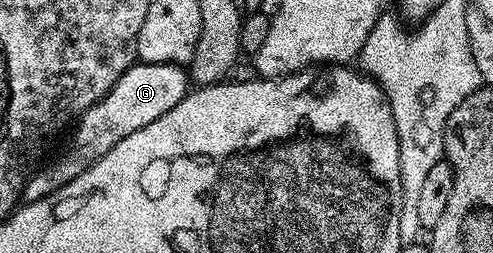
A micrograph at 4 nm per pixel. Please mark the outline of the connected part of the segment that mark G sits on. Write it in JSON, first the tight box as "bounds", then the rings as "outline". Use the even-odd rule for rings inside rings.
{"bounds":[23,63,190,200],"outline":[[[133,63],[122,74],[122,78],[114,82],[112,89],[75,121],[68,149],[57,160],[50,161],[48,165],[45,163],[33,171],[24,185],[23,199],[41,200],[54,194],[54,190],[66,186],[66,182],[78,178],[78,174],[94,166],[94,162],[98,162],[111,148],[118,146],[122,138],[130,138],[134,130],[150,126],[150,122],[162,118],[166,110],[174,110],[174,106],[178,106],[178,102],[182,102],[189,91],[190,77],[181,65]]]}

